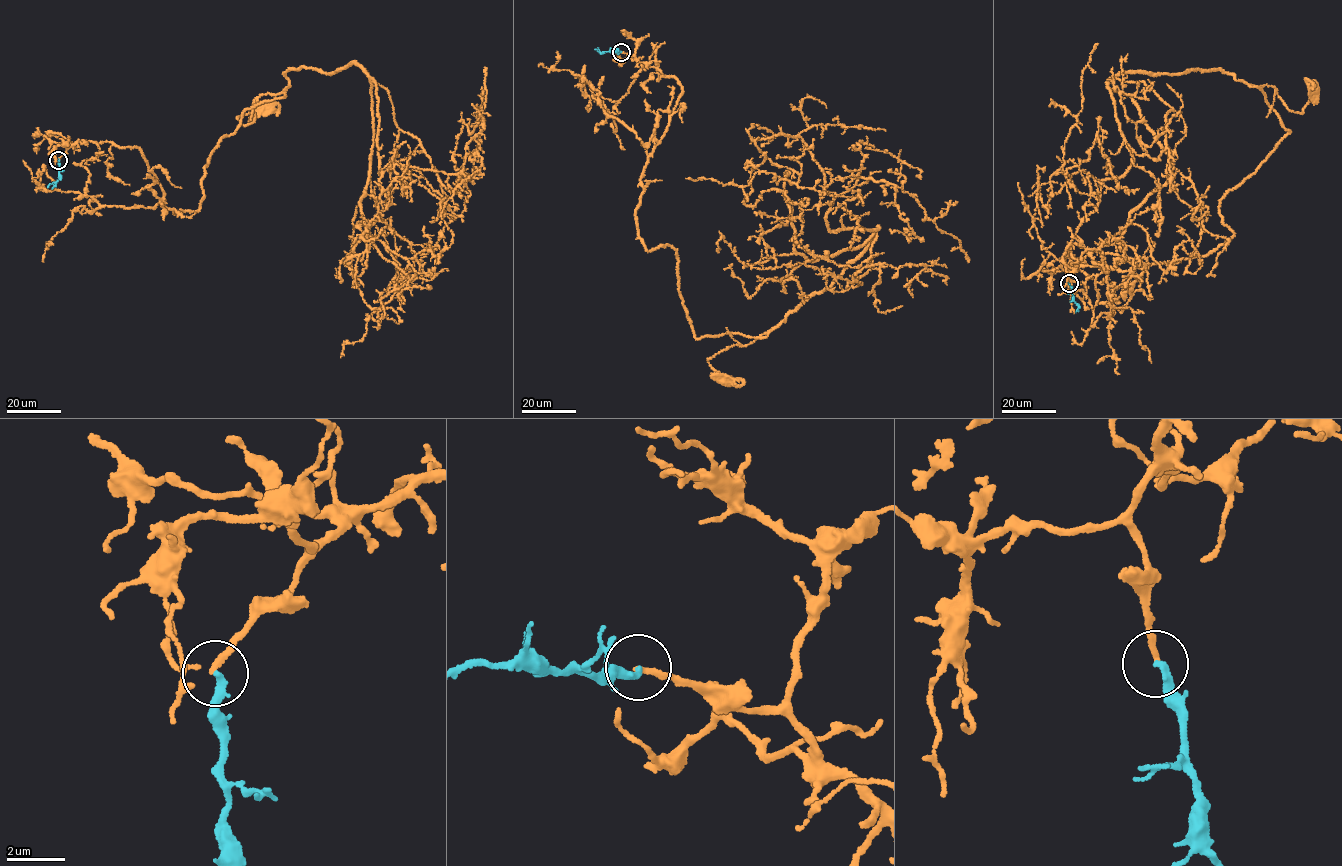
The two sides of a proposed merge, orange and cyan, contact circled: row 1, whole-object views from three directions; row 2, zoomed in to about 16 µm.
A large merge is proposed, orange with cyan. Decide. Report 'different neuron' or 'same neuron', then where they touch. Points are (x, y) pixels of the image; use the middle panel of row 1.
different neuron; at (621, 52)

